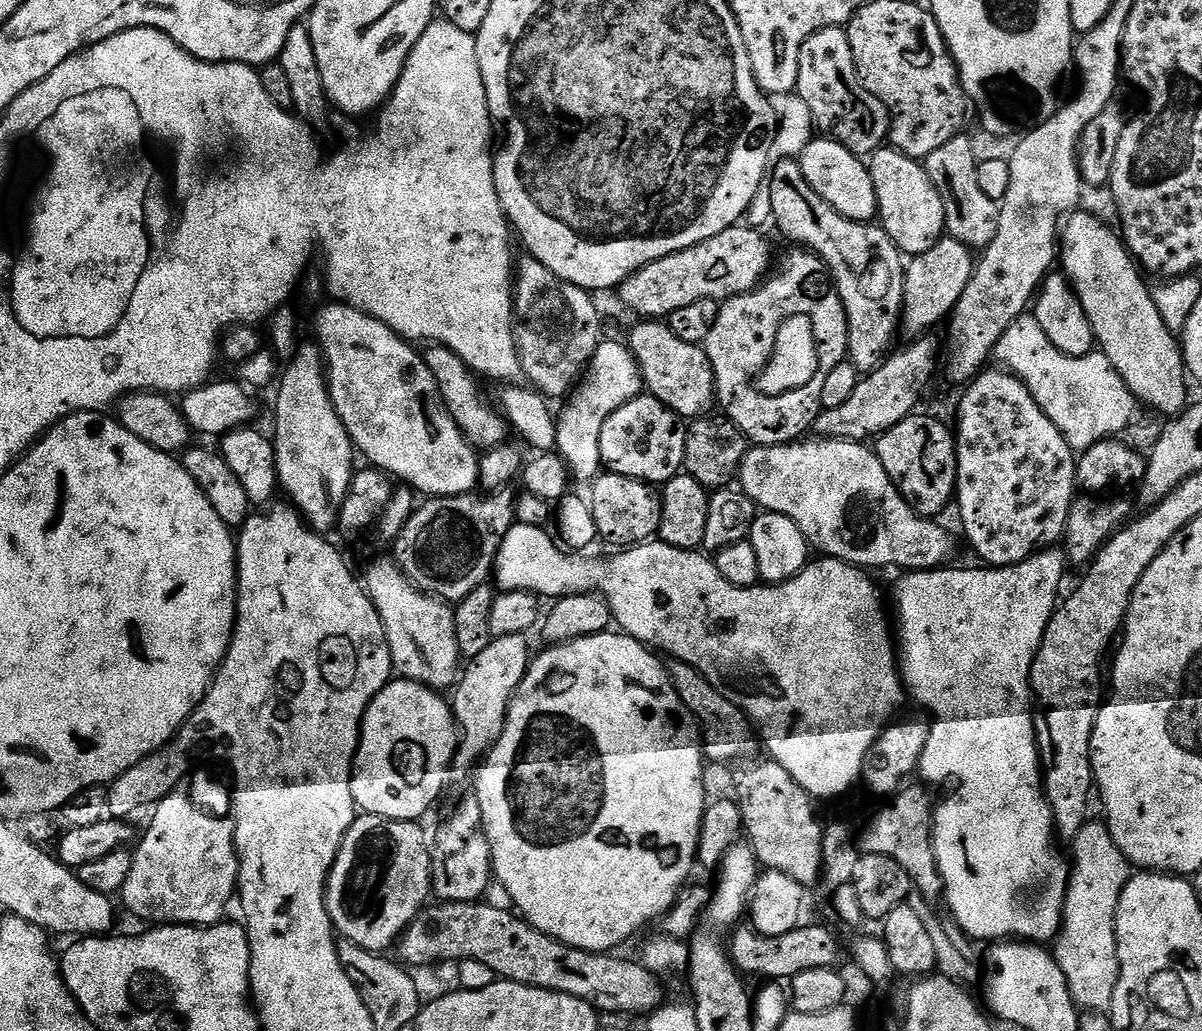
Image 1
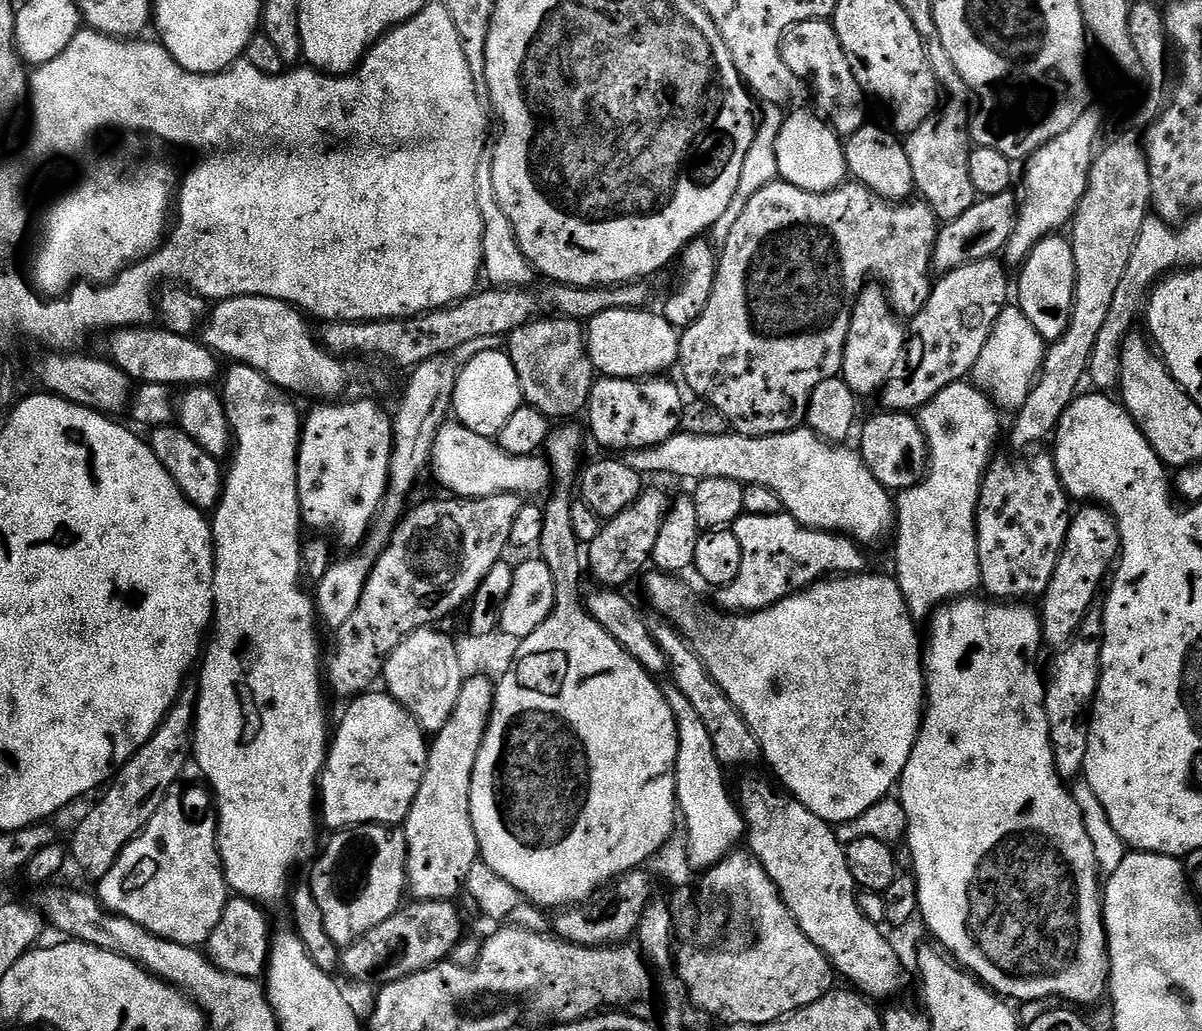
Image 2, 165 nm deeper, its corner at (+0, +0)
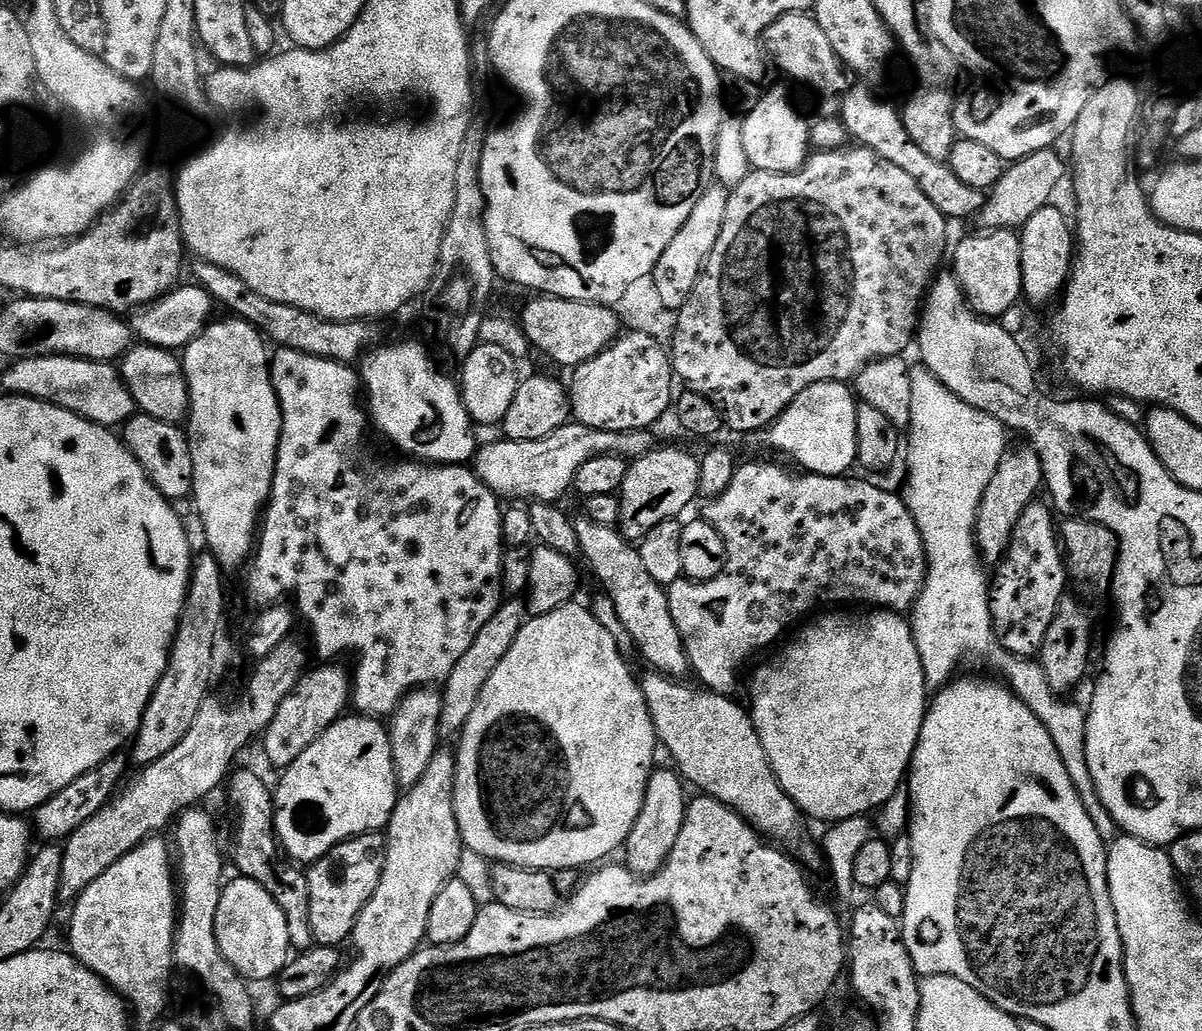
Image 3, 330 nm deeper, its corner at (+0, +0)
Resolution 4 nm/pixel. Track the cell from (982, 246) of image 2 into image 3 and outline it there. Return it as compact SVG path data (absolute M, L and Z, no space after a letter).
M1044 148L1022 159L1009 163L1004 169L1004 176L999 180L984 201L984 208L978 215L979 227L984 230L994 228L1023 228L1038 210L1049 207L1053 203L1052 195L1056 187L1066 180L1066 160L1052 148Z

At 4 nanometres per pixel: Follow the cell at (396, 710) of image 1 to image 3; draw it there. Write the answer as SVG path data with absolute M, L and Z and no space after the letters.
M345 714L335 720L314 743L306 746L292 765L283 769L281 776L284 777L274 788L276 839L281 849L297 864L310 866L343 840L387 829L396 809L398 785L392 757L392 737L389 729L380 724L383 723L379 719L363 714Z

